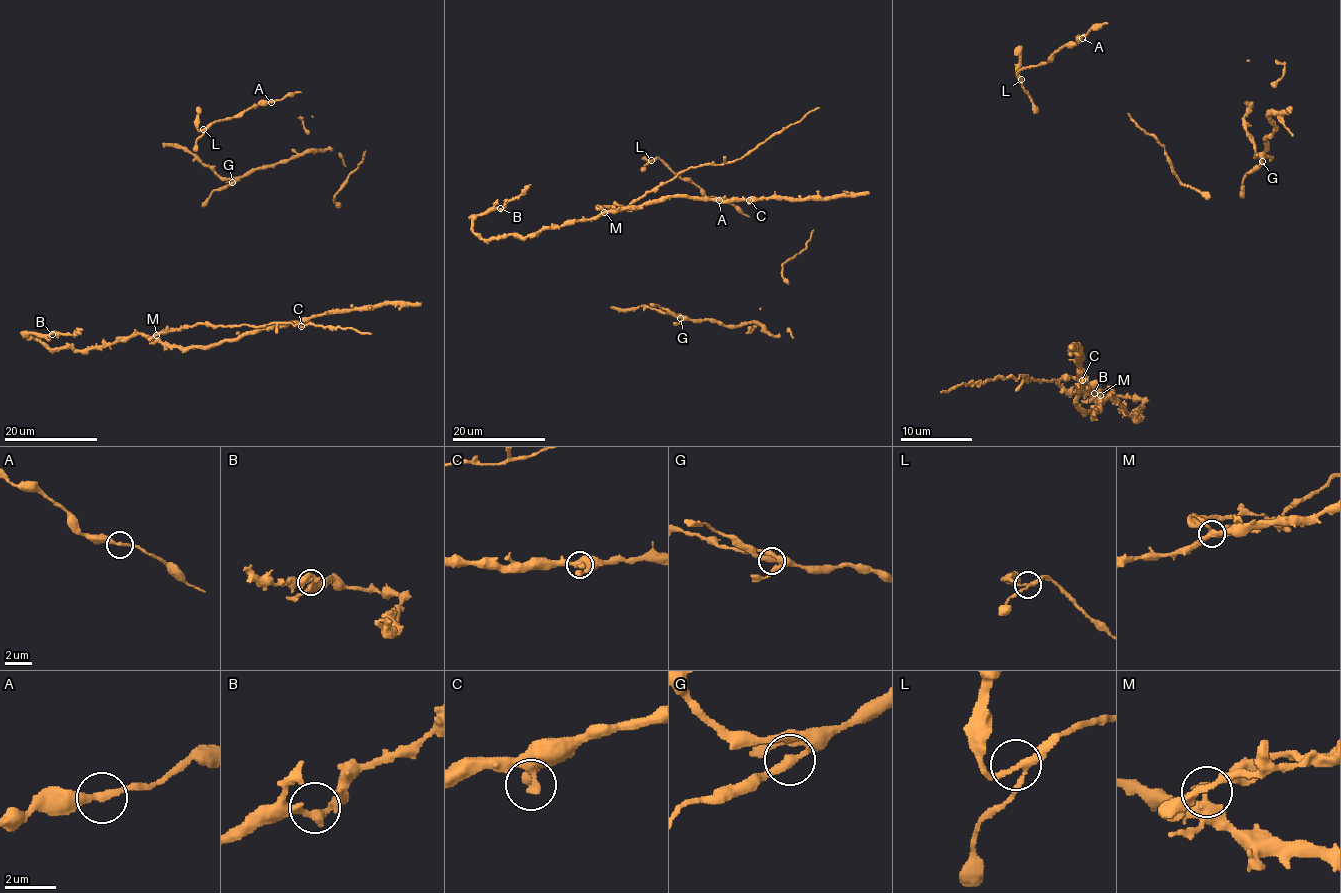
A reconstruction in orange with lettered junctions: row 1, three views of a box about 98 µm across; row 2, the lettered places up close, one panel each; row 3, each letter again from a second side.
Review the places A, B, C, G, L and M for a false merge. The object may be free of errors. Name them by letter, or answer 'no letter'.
M

